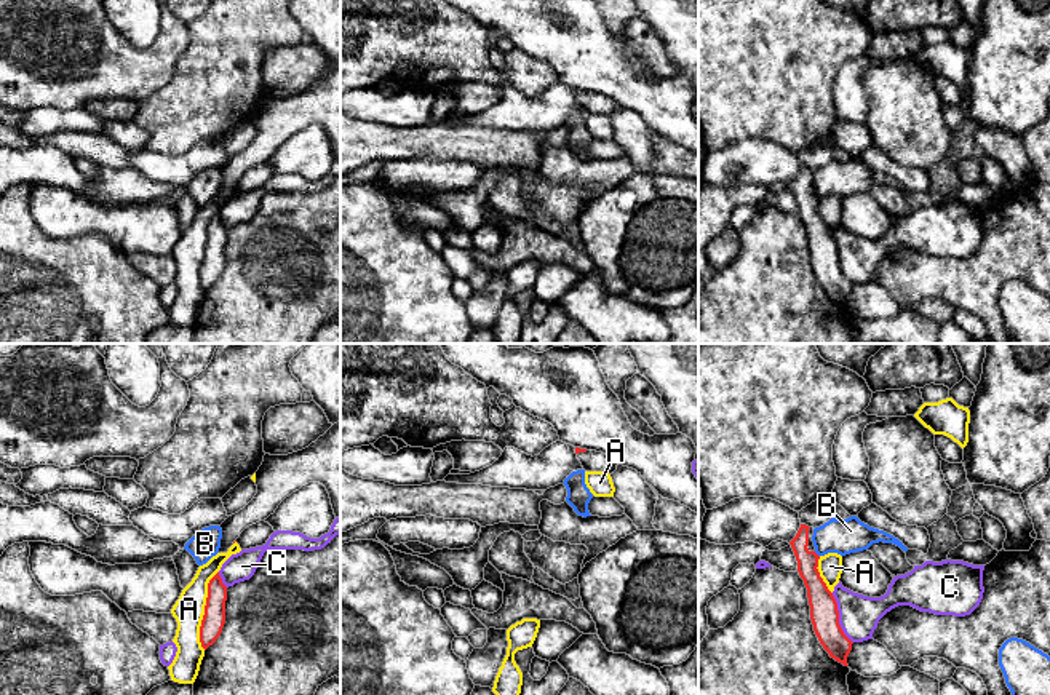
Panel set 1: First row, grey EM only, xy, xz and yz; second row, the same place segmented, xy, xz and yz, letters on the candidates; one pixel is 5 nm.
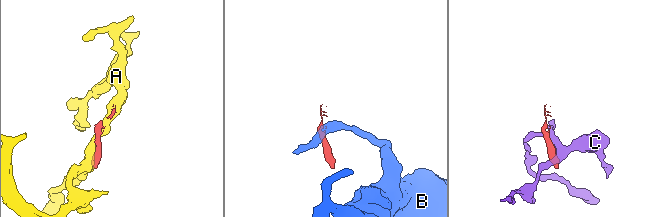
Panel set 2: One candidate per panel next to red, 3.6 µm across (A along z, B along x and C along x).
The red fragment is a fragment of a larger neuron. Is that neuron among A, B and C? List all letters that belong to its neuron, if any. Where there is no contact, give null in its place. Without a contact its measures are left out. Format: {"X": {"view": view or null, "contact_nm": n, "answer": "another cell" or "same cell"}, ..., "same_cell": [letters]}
{"A": {"view": "xy", "contact_nm": 400, "answer": "another cell"}, "B": {"view": "yz", "contact_nm": 40, "answer": "another cell"}, "C": {"view": "yz", "contact_nm": 280, "answer": "another cell"}, "same_cell": []}

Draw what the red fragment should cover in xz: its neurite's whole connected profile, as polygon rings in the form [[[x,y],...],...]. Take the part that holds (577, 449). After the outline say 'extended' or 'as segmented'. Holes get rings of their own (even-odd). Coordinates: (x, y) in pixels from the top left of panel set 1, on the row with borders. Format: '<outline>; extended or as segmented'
[[[575,447],[575,454],[585,471],[604,471],[612,475],[618,465],[612,457],[603,452]]]; extended

